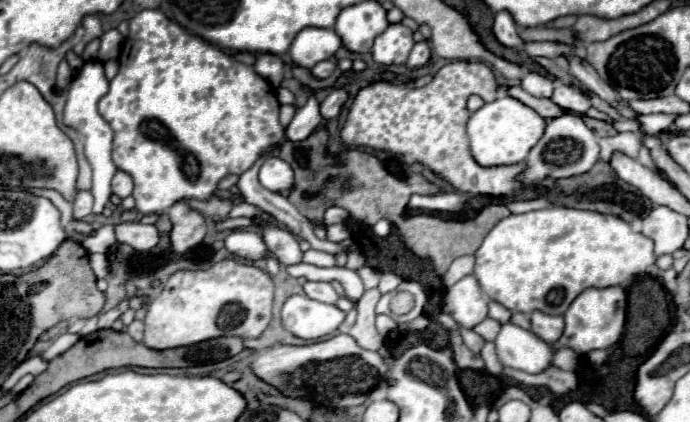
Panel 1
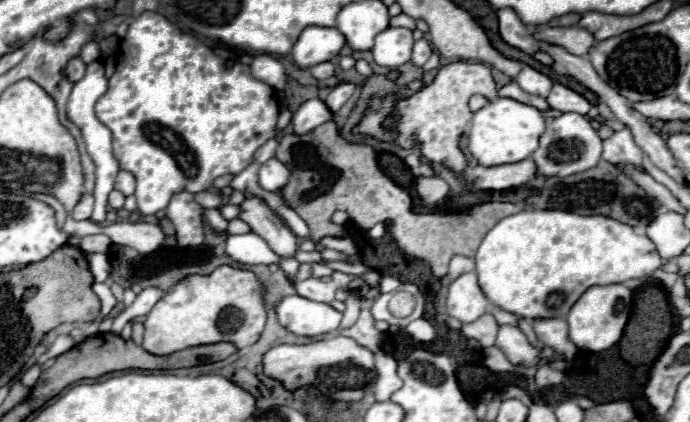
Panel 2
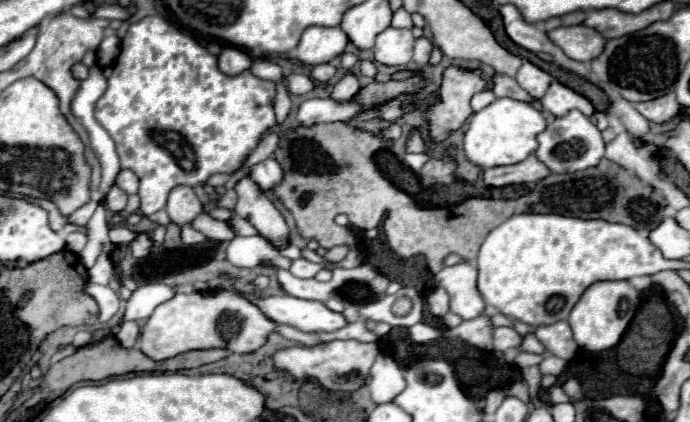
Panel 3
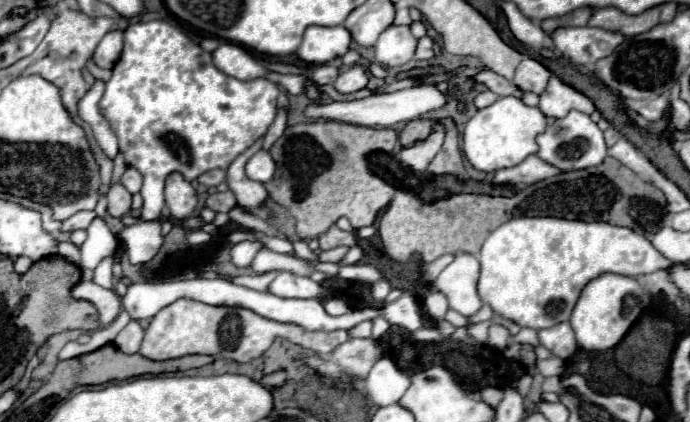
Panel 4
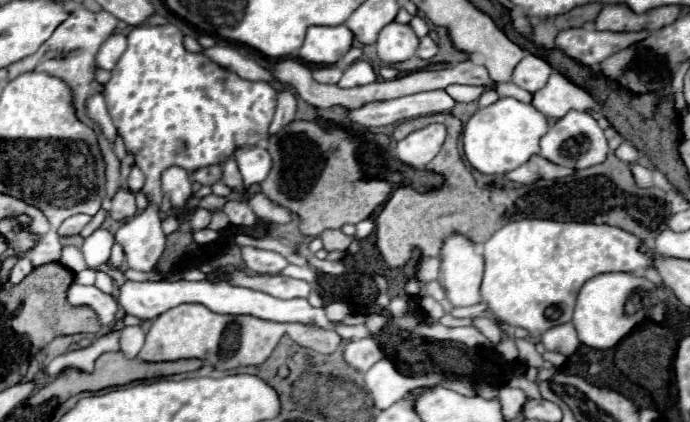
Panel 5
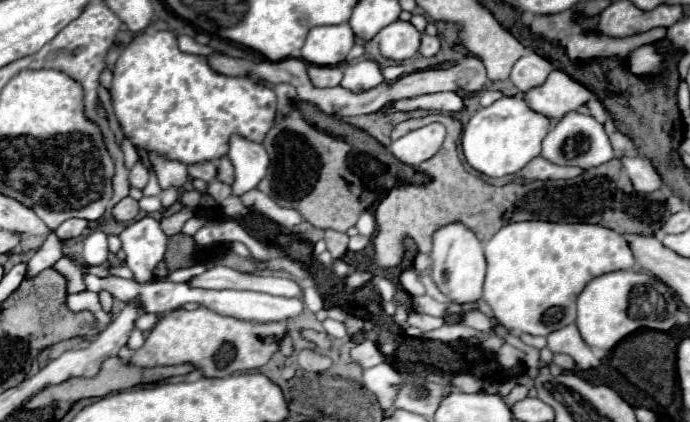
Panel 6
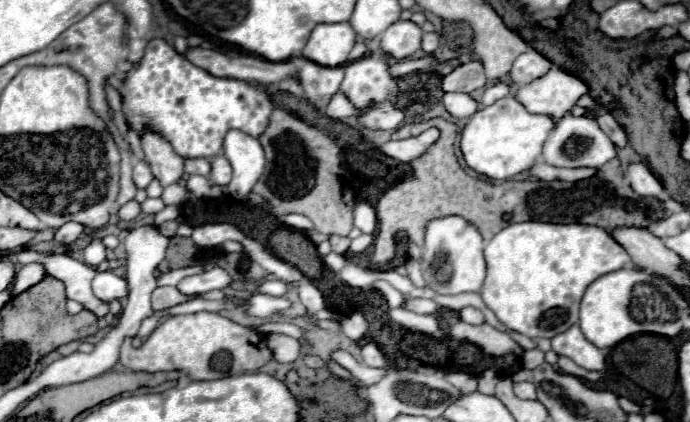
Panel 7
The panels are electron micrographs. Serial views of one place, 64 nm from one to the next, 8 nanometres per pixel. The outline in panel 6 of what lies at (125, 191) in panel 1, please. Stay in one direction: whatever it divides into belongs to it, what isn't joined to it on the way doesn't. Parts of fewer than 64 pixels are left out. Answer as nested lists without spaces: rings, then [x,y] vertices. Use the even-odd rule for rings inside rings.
[[[136,162],[130,172],[130,184],[142,190],[148,184],[148,176],[150,176],[150,168],[144,162]]]

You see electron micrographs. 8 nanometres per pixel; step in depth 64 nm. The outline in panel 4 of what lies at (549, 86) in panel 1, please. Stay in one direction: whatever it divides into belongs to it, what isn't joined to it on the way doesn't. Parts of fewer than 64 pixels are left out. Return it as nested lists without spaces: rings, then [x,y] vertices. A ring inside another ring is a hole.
[[[526,56],[526,58],[520,62],[520,66],[516,68],[514,84],[516,84],[518,88],[522,88],[522,90],[530,90],[530,92],[534,92],[534,94],[540,94],[540,92],[546,88],[550,76],[552,76],[552,72],[550,72],[544,64],[540,64],[538,60]]]

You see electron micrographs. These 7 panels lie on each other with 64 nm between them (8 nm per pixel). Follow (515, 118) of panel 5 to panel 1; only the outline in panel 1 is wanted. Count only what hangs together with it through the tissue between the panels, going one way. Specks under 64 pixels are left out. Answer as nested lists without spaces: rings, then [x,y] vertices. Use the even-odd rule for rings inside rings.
[[[502,96],[494,102],[484,104],[480,110],[476,110],[468,120],[468,138],[470,138],[470,150],[474,160],[480,166],[502,166],[502,164],[518,164],[526,160],[528,152],[536,146],[536,142],[544,134],[544,118],[520,104],[518,100],[512,100],[510,96]]]

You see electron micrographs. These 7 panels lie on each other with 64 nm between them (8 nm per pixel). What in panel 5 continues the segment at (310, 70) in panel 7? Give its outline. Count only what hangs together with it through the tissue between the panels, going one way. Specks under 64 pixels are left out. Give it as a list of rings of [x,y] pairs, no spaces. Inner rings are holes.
[[[314,66],[312,78],[320,84],[338,84],[342,70],[338,66]]]

